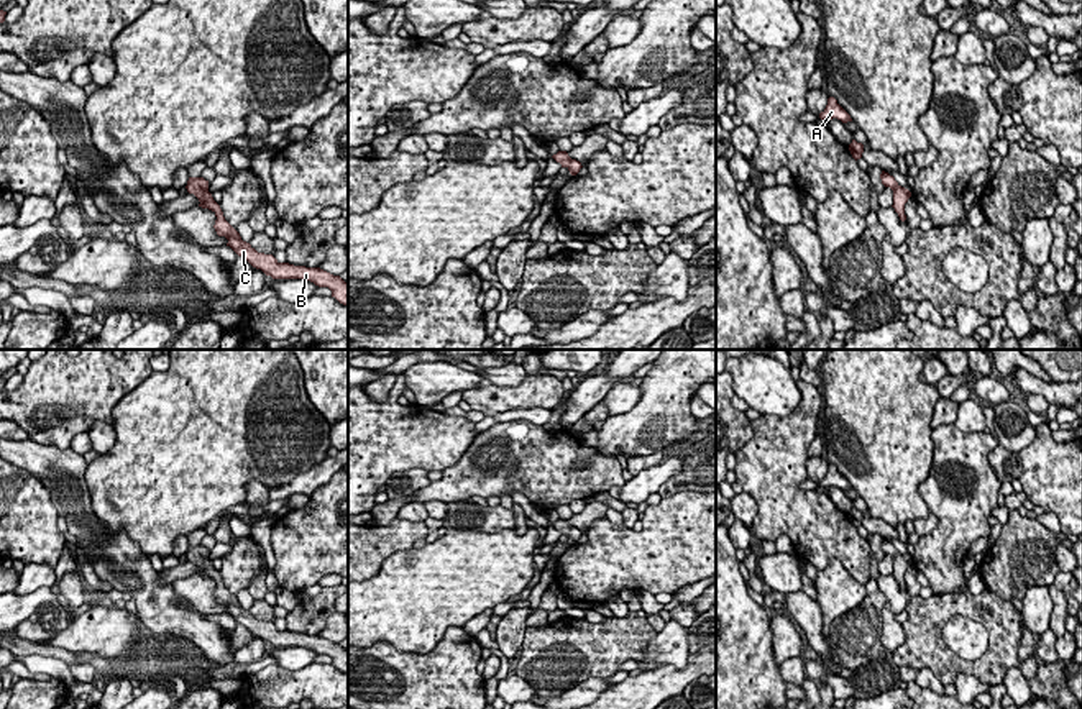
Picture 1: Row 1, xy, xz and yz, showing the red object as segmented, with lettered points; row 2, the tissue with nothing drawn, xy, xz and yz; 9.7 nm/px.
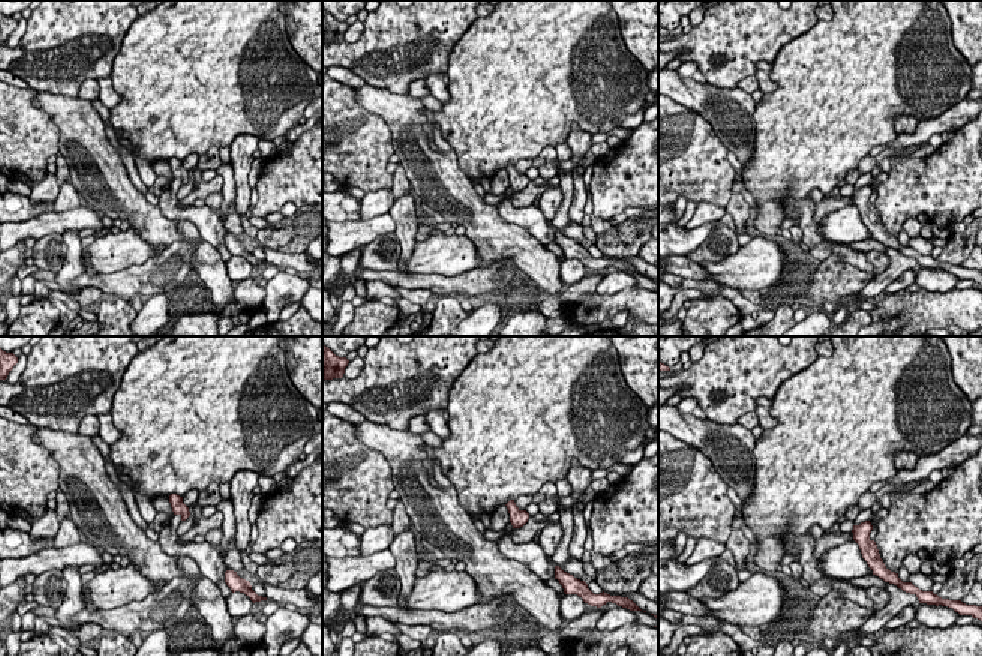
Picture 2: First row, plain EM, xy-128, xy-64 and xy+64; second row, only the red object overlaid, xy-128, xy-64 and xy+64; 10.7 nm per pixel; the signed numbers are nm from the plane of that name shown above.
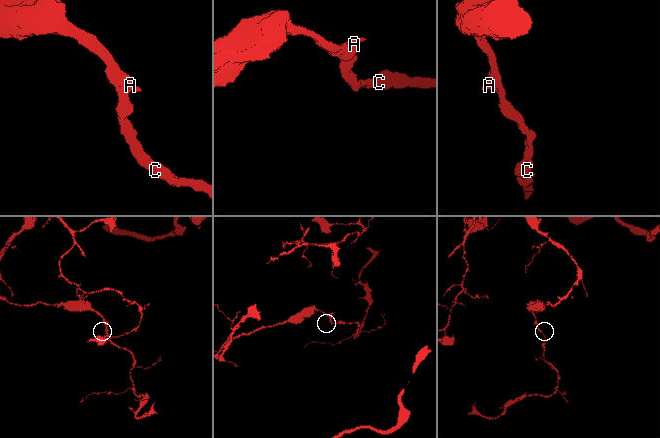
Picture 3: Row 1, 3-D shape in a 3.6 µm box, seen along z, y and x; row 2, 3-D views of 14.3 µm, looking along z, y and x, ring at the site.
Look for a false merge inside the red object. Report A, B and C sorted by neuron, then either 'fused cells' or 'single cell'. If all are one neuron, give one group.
groups A B C; single cell

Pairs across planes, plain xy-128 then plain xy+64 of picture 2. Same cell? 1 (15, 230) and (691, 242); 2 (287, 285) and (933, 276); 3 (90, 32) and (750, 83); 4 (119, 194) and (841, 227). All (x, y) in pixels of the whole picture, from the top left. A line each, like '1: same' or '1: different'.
1: same
2: same
3: different
4: different

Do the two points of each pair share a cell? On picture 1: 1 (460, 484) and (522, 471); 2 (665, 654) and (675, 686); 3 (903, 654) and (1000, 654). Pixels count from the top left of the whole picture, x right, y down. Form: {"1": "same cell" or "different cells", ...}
{"1": "same cell", "2": "different cells", "3": "same cell"}

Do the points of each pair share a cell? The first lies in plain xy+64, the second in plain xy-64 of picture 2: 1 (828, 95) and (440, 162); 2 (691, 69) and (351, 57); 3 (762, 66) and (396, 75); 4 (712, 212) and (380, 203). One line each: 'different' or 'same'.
1: different
2: different
3: different
4: same

